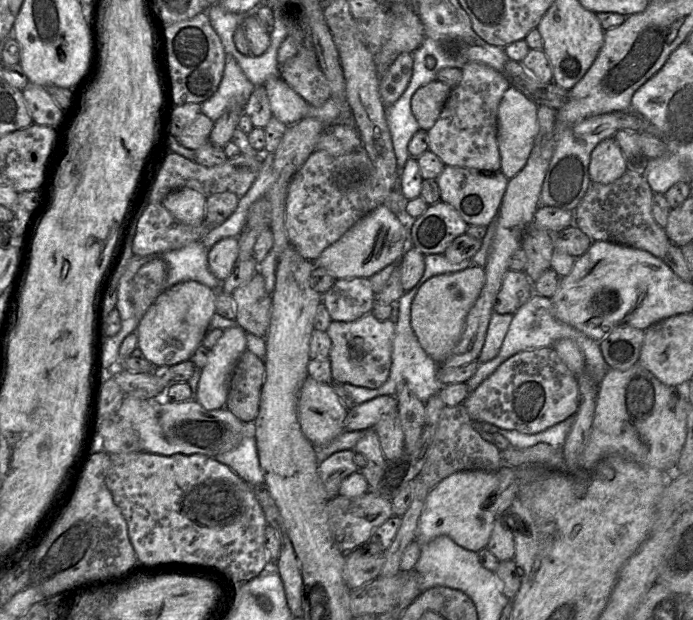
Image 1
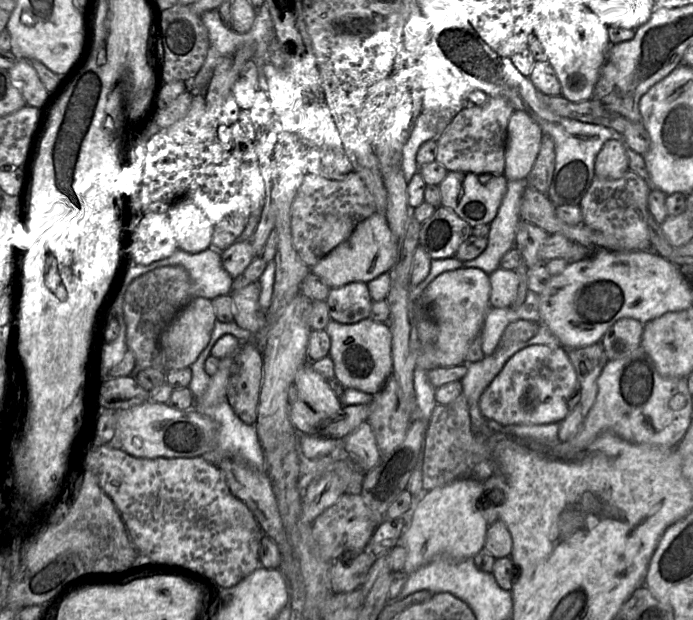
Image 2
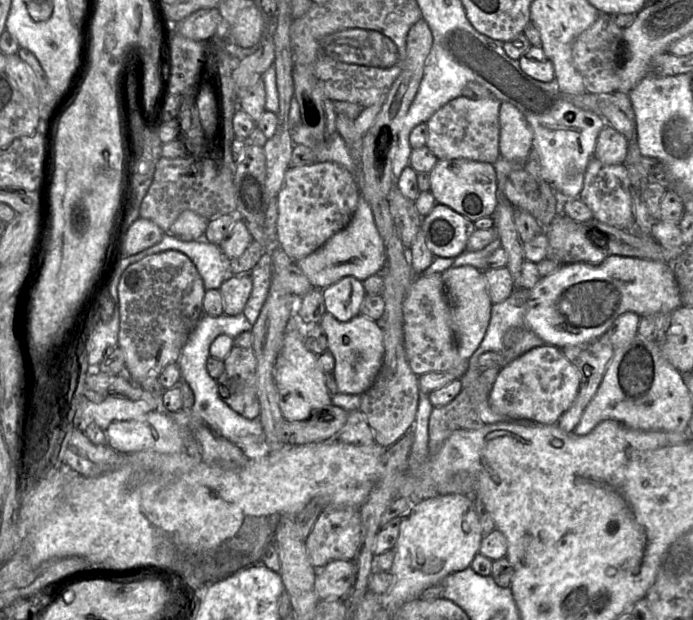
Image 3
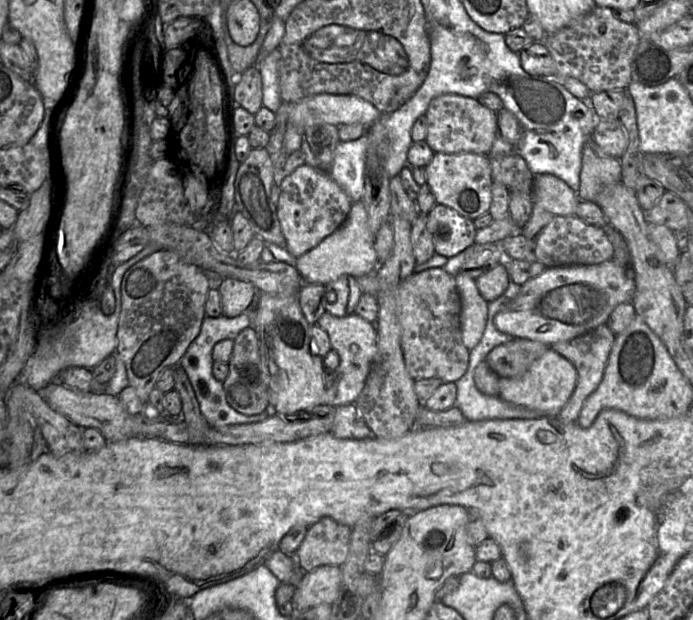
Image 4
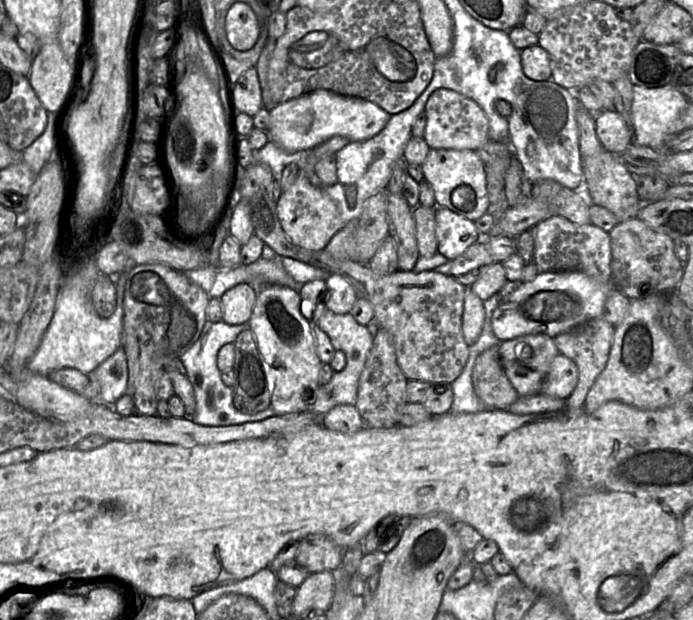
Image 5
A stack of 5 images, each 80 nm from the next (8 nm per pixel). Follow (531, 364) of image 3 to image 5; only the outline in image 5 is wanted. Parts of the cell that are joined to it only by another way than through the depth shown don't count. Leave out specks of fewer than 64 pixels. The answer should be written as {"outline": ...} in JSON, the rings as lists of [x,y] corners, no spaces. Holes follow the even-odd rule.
{"outline":[[[559,354],[543,382],[541,394],[567,400],[578,383],[578,368],[573,360]]]}

